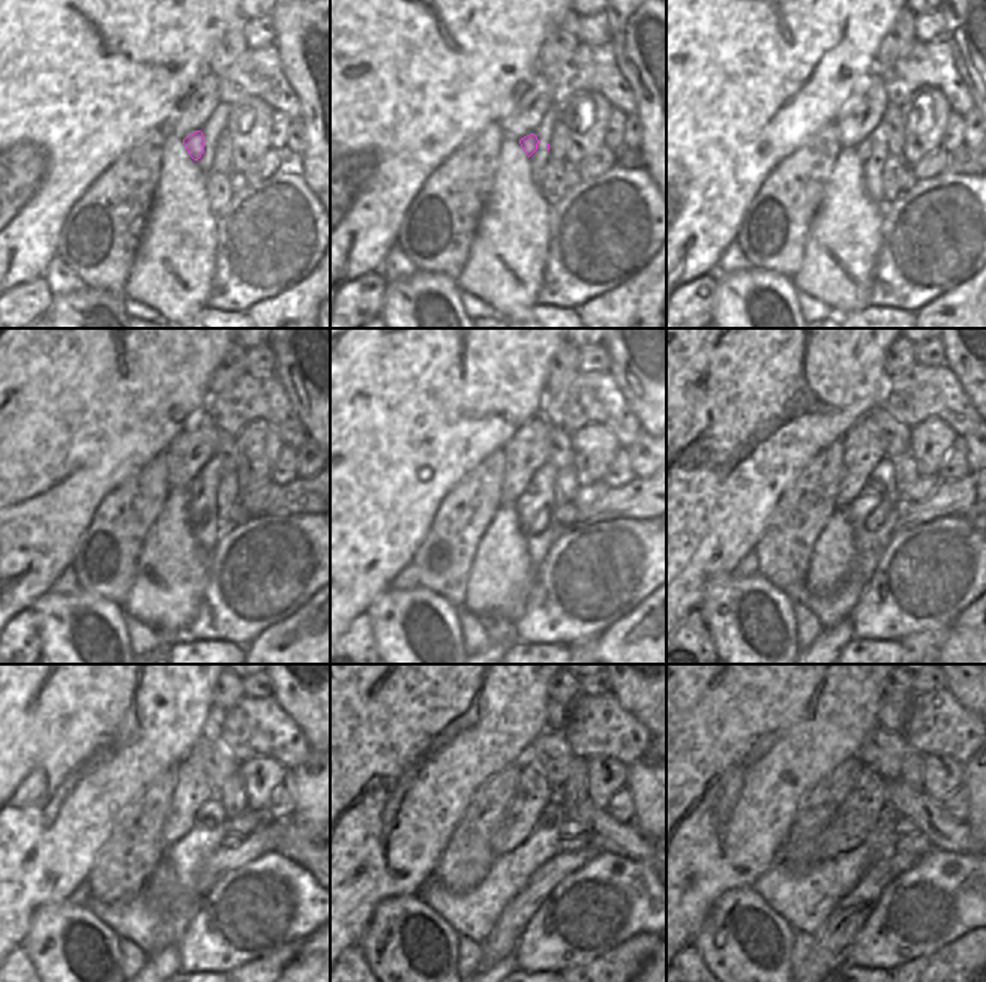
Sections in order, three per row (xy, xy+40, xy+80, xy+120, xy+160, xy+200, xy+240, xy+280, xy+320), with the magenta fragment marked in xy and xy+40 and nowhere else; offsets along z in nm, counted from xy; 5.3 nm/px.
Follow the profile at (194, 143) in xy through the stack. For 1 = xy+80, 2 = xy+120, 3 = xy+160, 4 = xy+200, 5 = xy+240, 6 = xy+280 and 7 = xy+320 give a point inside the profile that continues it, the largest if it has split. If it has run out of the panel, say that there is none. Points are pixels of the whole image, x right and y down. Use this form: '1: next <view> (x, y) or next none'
1: next xy+80 (865, 147)
2: next xy+120 (212, 474)
3: next xy+160 (544, 479)
4: next xy+200 (880, 485)
5: next xy+240 (210, 819)
6: next xy+280 (544, 844)
7: next xy+320 (880, 843)

